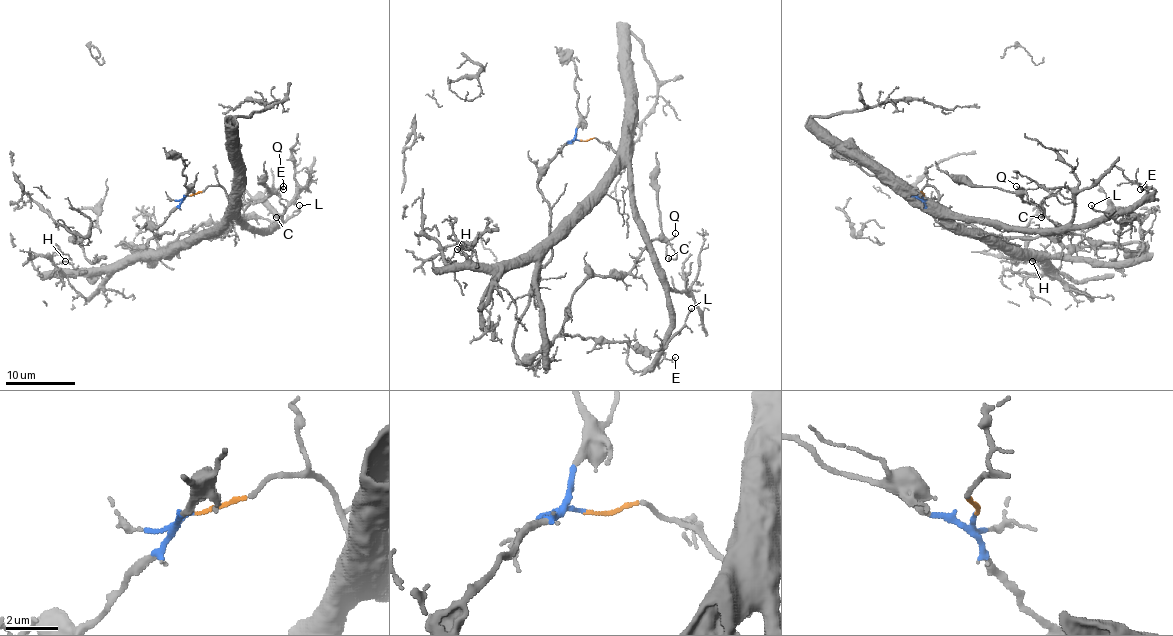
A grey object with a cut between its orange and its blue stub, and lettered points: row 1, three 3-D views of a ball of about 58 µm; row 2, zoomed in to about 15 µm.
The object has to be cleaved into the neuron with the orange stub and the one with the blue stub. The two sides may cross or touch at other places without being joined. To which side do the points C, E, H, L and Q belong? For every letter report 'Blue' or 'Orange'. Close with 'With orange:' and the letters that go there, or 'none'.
C: Blue
E: Orange
H: Orange
L: Blue
Q: Blue
With orange: E, H

